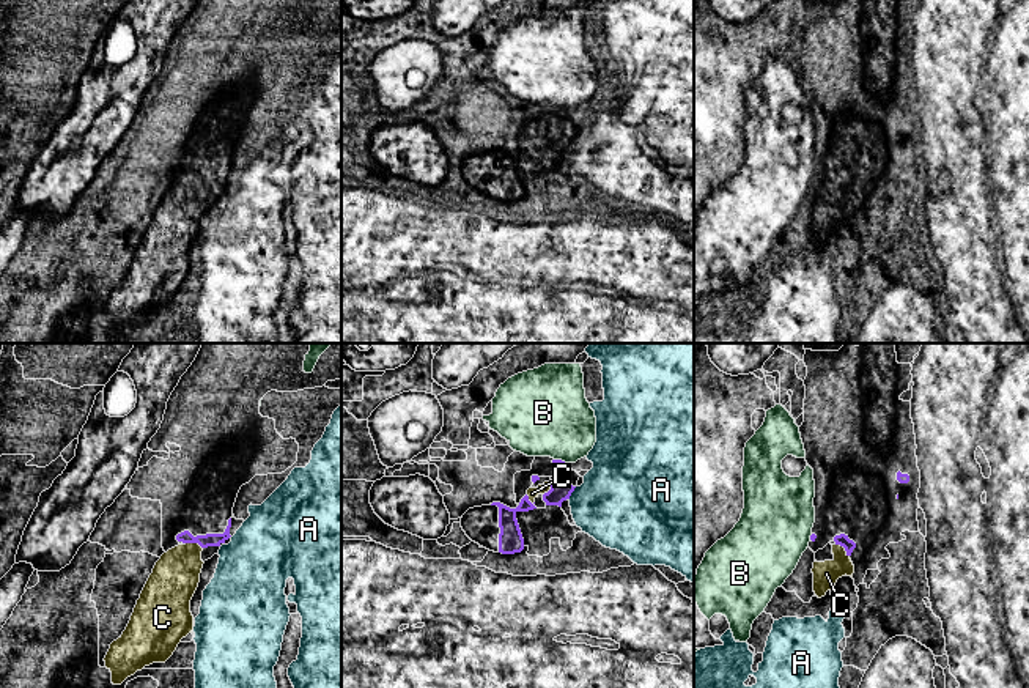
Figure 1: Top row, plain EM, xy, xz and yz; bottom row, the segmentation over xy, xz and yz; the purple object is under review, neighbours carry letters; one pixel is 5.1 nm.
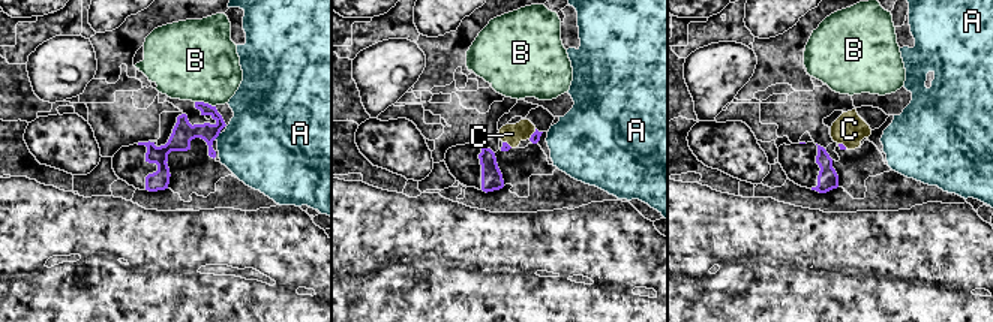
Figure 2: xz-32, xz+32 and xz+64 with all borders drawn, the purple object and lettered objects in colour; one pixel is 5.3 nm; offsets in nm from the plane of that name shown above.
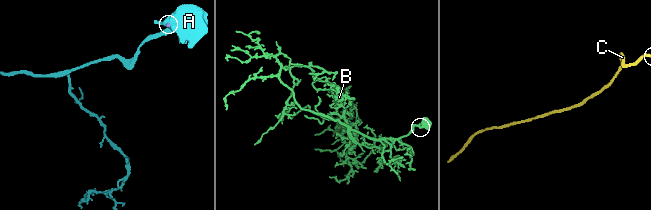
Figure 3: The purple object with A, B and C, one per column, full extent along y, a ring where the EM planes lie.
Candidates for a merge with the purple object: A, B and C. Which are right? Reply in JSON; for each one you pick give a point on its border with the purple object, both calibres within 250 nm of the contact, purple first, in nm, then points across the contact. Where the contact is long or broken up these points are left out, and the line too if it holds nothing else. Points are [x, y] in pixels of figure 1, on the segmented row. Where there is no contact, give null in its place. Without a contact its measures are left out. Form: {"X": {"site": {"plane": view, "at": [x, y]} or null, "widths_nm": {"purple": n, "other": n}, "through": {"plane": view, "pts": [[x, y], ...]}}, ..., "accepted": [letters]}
{"accepted": []}

